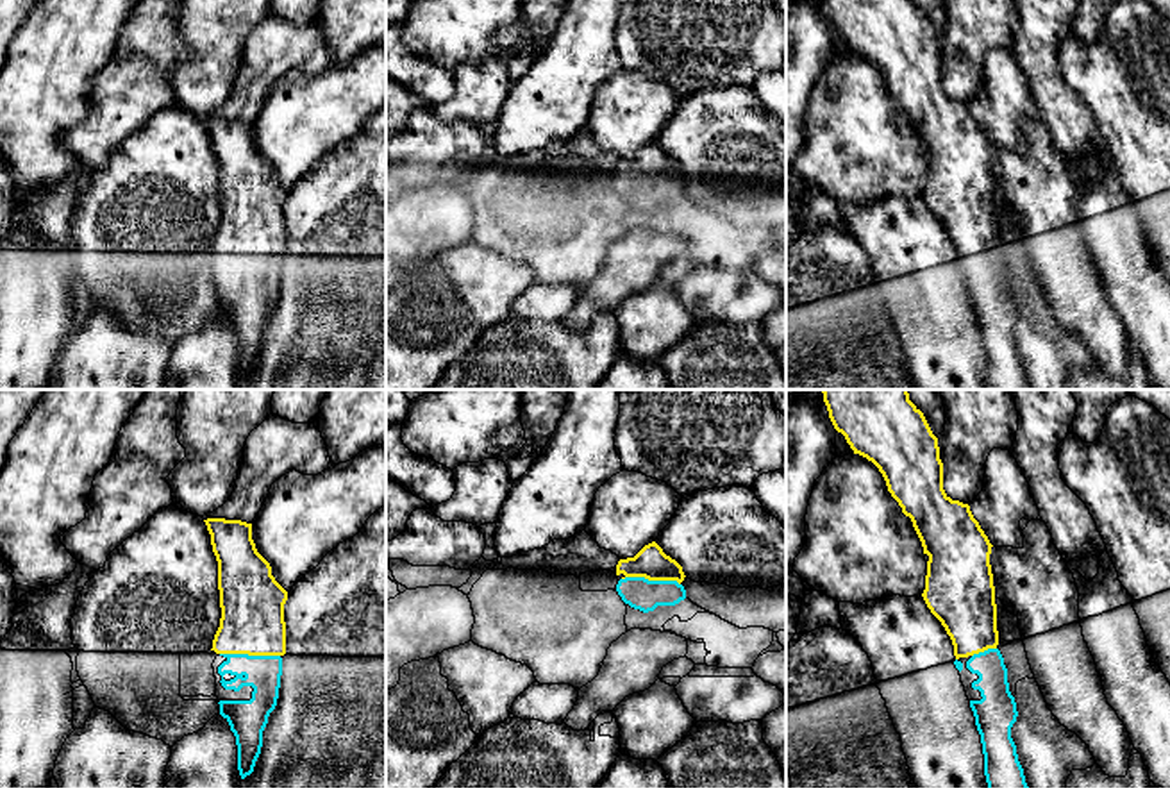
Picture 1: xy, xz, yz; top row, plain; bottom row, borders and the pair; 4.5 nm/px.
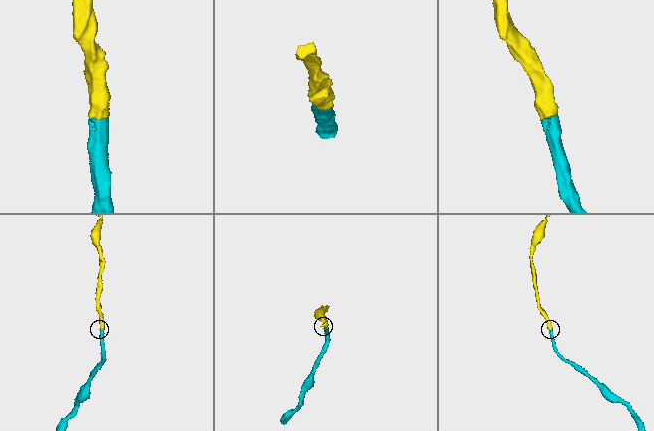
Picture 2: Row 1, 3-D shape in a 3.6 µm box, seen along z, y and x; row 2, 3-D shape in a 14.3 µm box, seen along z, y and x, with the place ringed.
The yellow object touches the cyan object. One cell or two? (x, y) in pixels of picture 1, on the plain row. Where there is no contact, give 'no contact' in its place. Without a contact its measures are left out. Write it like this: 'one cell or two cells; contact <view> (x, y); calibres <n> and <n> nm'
one cell; contact xy (250, 254); calibres 280 and 160 nm

